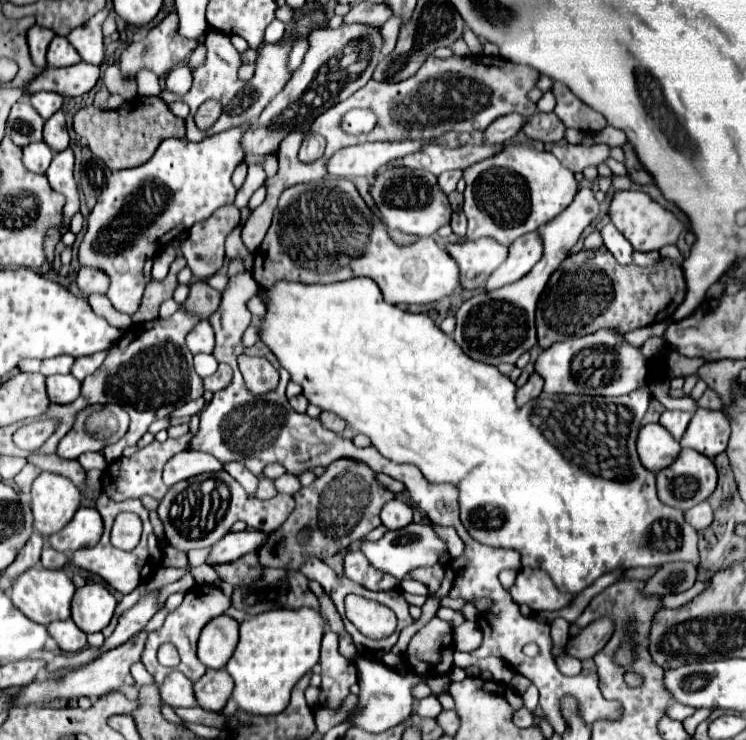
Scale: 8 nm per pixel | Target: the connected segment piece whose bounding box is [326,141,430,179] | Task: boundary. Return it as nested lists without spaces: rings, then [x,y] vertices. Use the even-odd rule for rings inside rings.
[[[380,141],[380,143],[350,145],[336,151],[328,159],[326,169],[330,175],[346,177],[346,179],[370,177],[376,175],[390,161],[414,153],[426,143],[430,141]]]

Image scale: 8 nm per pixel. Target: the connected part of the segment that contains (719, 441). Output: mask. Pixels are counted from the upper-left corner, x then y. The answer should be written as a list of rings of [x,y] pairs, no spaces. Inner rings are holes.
[[[698,409],[686,433],[682,435],[680,445],[714,459],[718,453],[726,449],[728,437],[730,437],[730,423],[720,411]]]

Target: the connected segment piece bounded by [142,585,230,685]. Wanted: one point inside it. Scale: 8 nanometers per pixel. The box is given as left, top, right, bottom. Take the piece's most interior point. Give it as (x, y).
(182, 627)

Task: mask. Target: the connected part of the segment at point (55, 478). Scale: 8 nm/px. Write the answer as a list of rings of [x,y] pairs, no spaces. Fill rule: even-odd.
[[[48,471],[40,473],[32,485],[34,529],[48,539],[74,517],[80,499],[82,495],[70,479]]]

